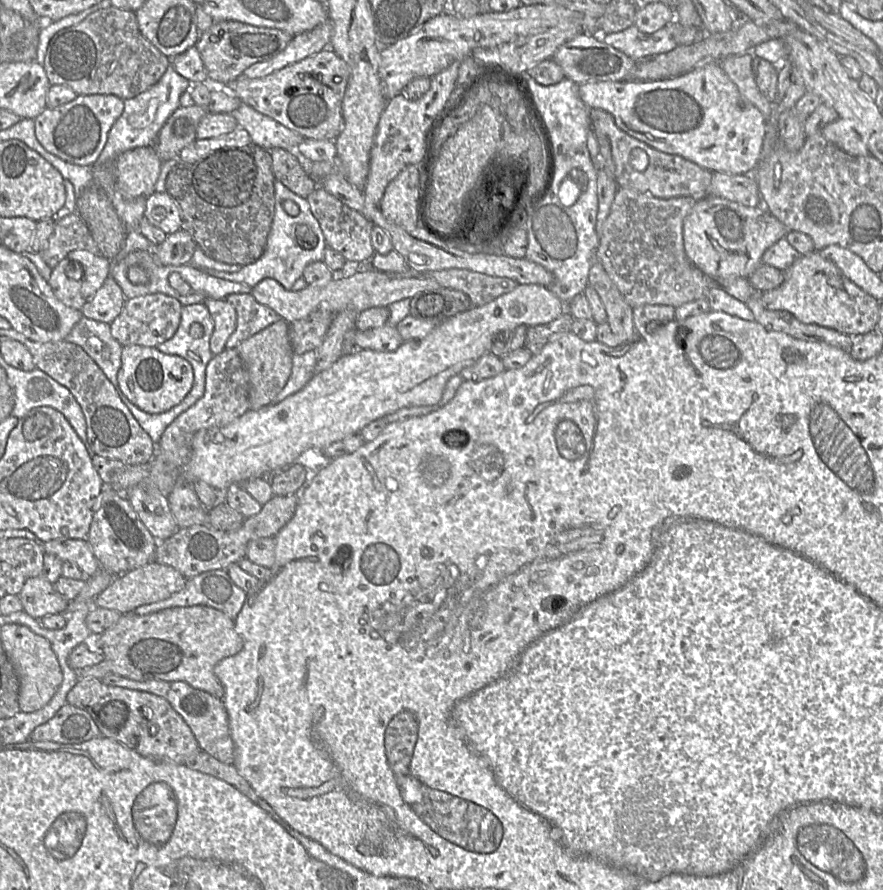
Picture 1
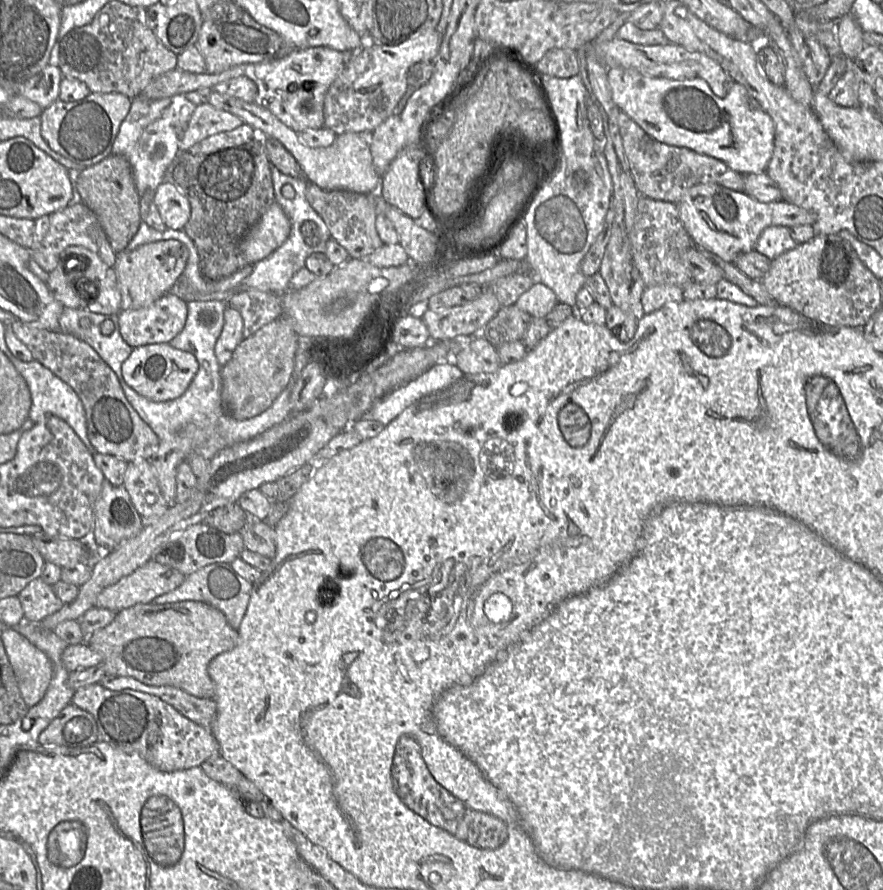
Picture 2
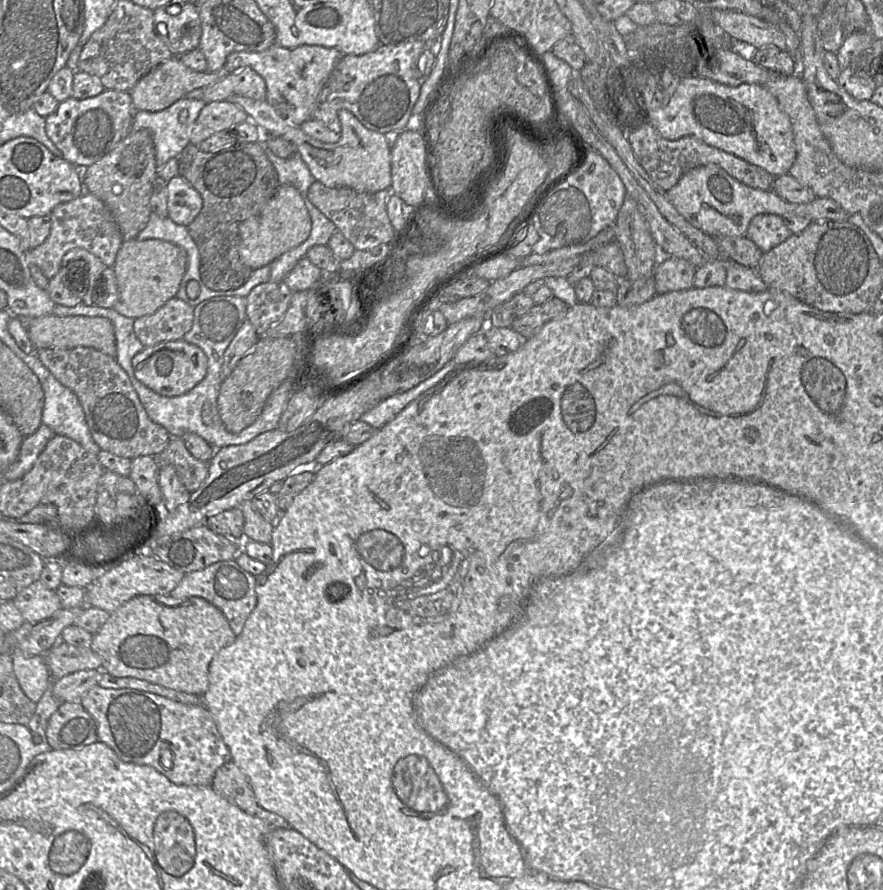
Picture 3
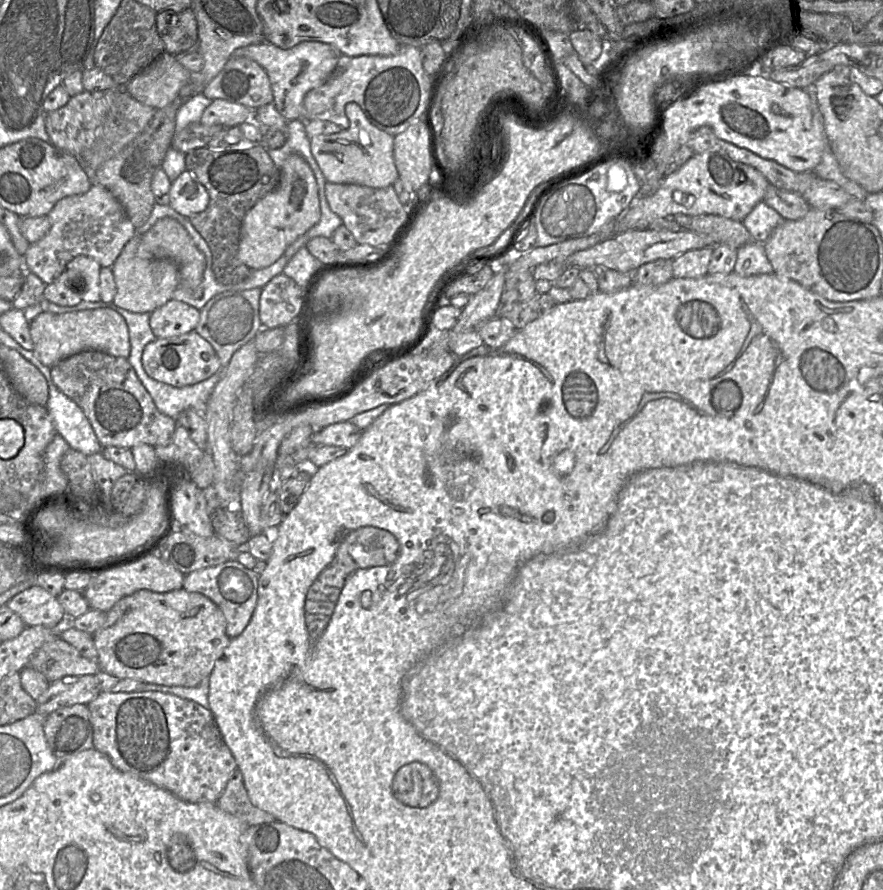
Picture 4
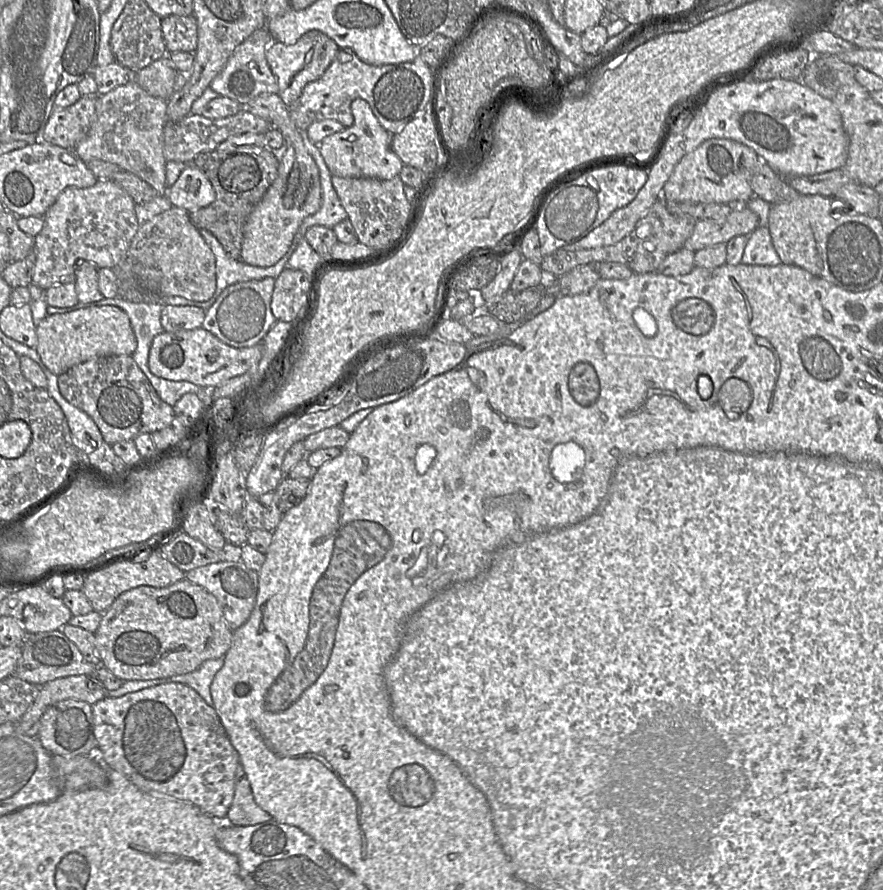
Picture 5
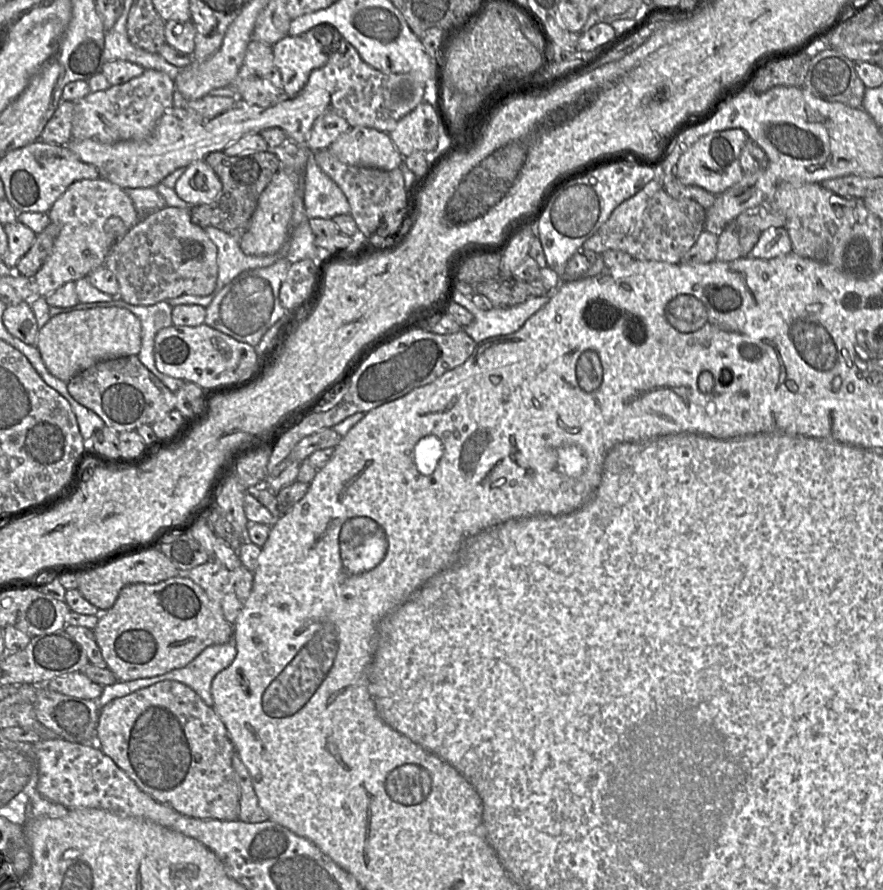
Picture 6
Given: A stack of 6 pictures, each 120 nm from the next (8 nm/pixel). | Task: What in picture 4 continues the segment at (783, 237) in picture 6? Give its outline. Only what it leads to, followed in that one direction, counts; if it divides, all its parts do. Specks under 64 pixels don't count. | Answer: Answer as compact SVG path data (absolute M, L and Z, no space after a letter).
M750 241L740 247L737 250L737 260L733 272L742 277L773 273L773 268L766 256L764 245Z

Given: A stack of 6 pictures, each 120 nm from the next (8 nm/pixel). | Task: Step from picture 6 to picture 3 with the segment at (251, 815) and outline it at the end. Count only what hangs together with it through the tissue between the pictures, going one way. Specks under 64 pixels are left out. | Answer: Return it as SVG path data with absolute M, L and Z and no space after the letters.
M233 761L217 769L212 787L228 801L265 821L271 828L290 828L283 817L265 810L258 804L248 778Z

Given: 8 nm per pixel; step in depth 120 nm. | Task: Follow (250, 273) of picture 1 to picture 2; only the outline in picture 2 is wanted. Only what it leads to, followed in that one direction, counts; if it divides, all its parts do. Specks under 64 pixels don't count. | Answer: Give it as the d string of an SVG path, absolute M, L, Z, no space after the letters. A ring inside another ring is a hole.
M271 165L271 173L274 201L284 210L290 221L291 230L288 238L280 247L267 258L253 265L252 273L242 282L242 289L257 289L283 295L289 290L289 282L292 276L304 266L306 258L315 252L325 253L326 243L330 239L330 232L324 220L306 200L305 191L309 183L308 180L283 174L273 165ZM284 185L292 186L295 191L293 198L286 199L283 197L282 187Z

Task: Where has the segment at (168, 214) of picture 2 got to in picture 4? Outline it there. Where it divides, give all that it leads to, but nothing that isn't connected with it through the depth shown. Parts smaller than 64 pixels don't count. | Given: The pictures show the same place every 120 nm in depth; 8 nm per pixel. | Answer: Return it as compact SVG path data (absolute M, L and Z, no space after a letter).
M188 170L182 172L171 184L170 206L180 215L191 218L209 205L207 189Z

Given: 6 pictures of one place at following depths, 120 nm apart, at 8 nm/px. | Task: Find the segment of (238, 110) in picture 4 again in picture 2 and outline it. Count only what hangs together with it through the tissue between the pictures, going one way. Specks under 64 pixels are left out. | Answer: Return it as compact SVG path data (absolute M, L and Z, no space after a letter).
M207 102L197 105L179 142L180 152L189 151L196 143L221 132L232 131L243 124L239 117Z

